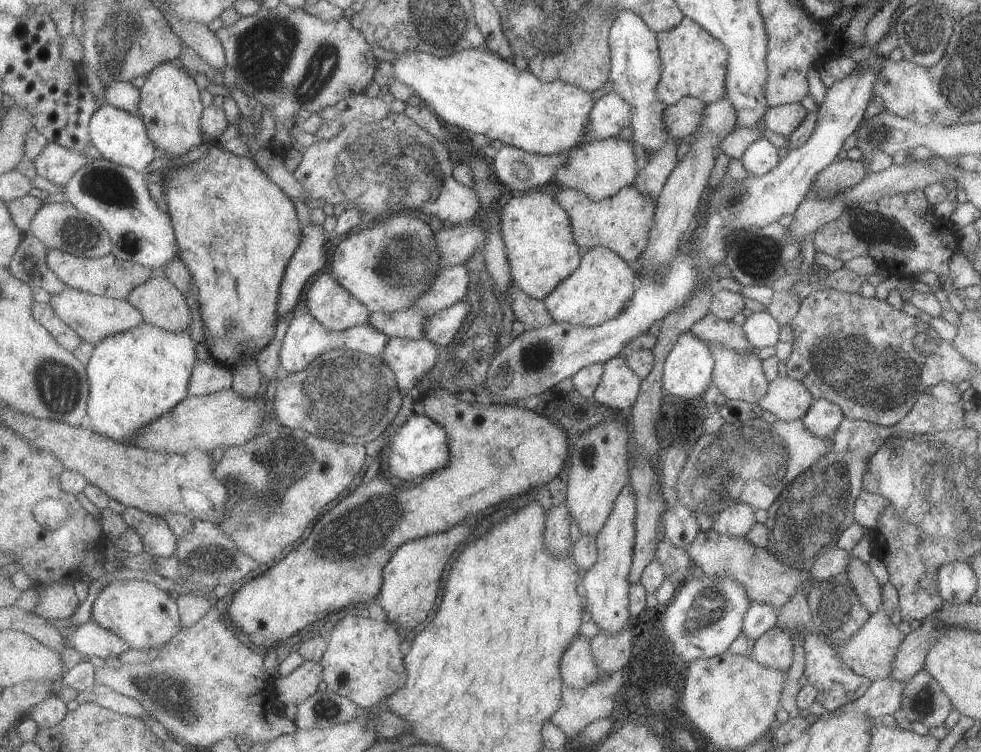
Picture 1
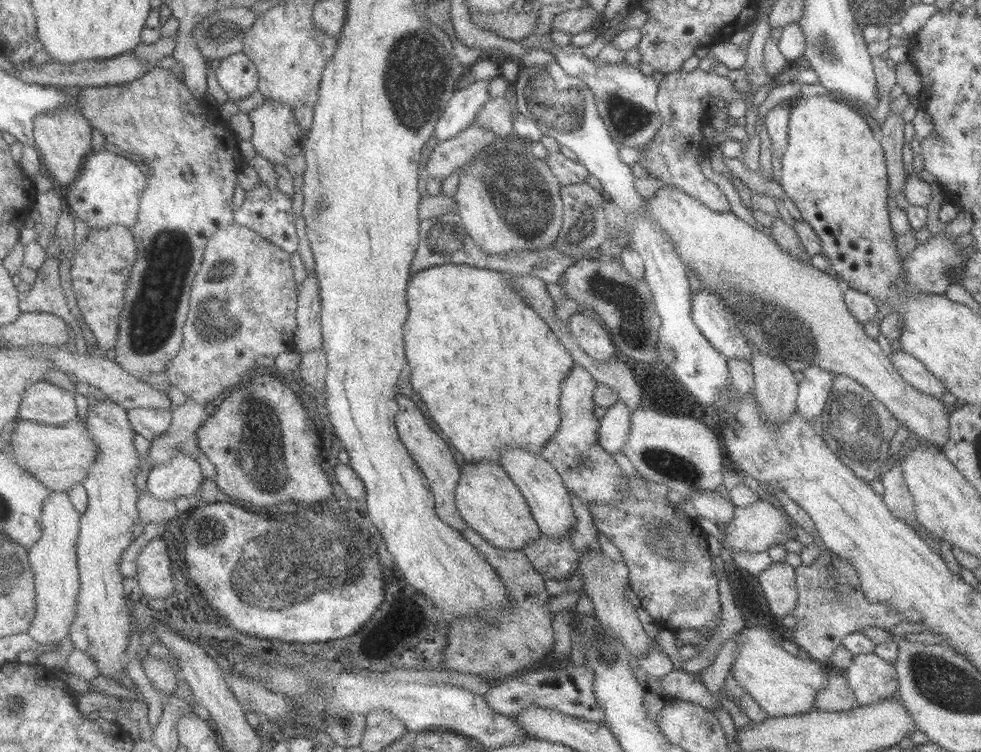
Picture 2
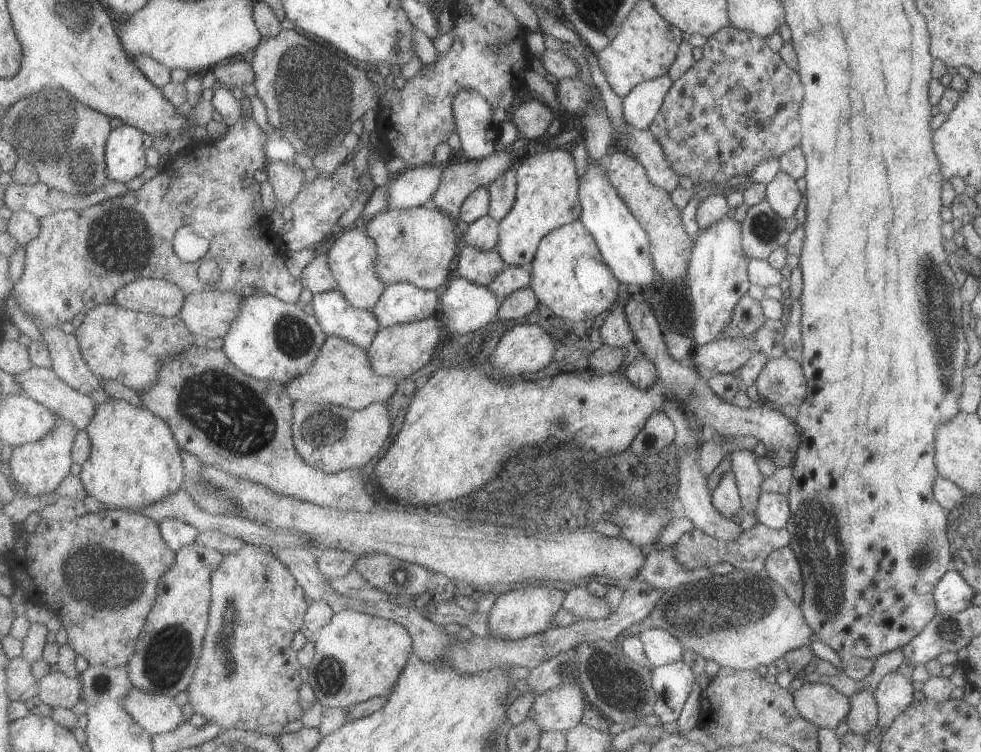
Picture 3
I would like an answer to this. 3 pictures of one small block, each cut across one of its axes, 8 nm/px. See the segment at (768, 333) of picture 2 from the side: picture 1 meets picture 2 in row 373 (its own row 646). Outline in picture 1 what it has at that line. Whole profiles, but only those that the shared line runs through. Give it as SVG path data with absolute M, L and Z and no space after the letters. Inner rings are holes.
M881 607L854 636L832 646L838 652L840 661L852 668L856 674L864 675L871 681L875 681L889 678L892 672L892 660L898 654L898 648L904 642L904 638L906 638L904 633L898 629L898 625L892 622L886 610Z

